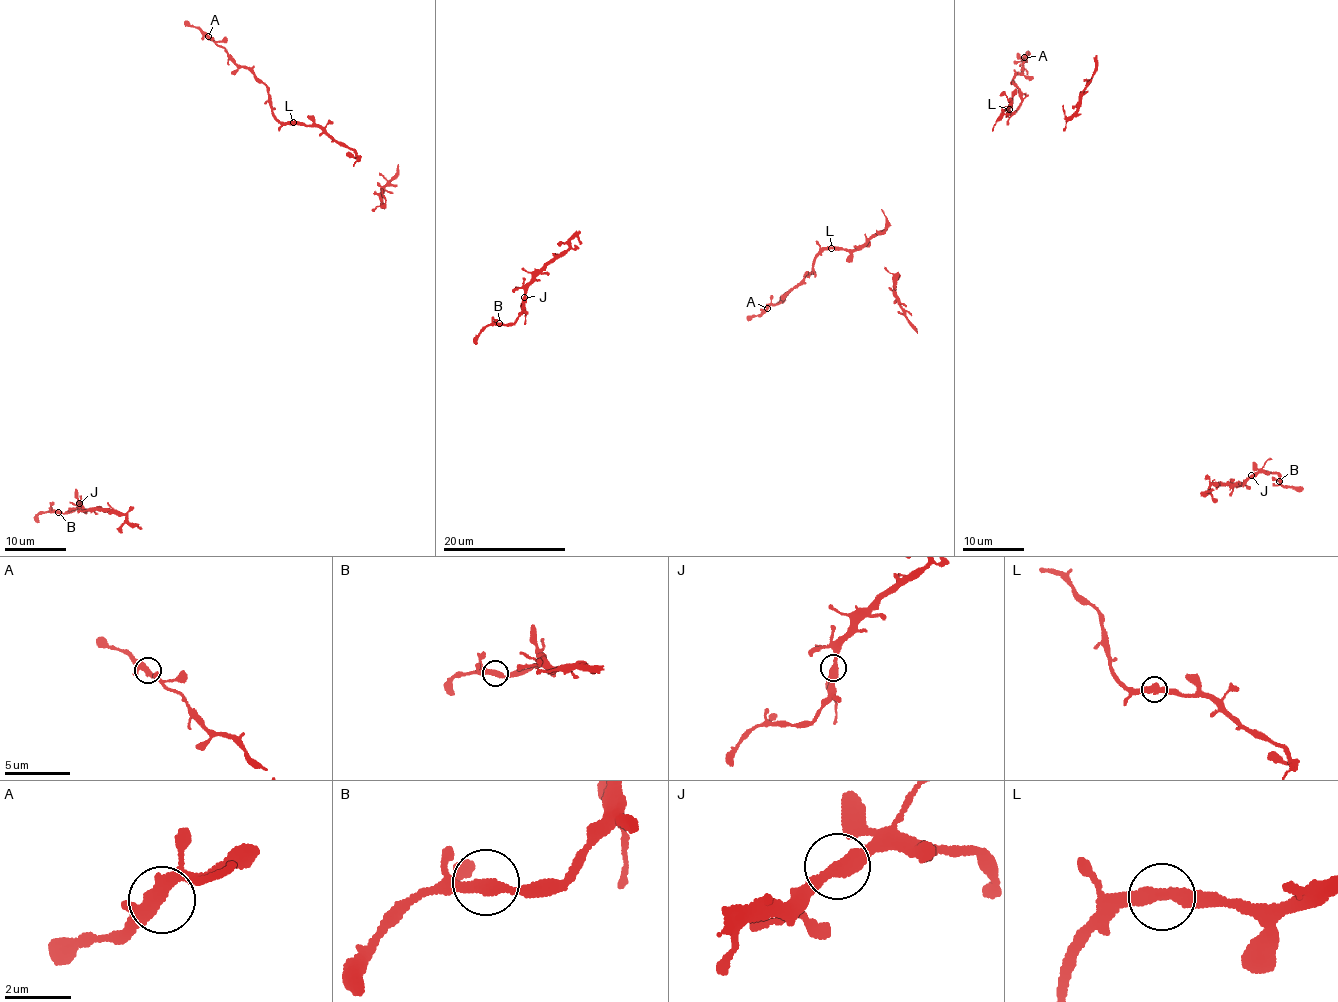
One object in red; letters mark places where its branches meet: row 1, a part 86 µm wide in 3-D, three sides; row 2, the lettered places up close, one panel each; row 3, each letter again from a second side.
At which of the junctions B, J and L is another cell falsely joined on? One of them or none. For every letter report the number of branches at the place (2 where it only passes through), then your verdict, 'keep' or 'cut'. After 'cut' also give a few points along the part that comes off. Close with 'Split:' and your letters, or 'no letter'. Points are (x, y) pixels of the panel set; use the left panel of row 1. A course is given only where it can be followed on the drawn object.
B: 2 | keep
J: 2 | keep
L: 2 | keep
Split: no letter

